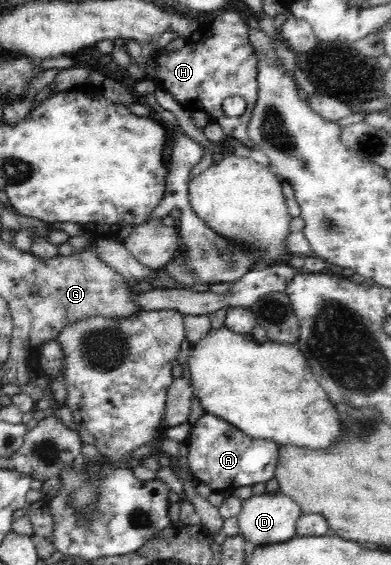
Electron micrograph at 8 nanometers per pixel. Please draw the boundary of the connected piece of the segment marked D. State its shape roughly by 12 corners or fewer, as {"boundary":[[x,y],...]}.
{"boundary":[[281,492],[253,494],[238,514],[248,546],[296,535],[300,505]]}

